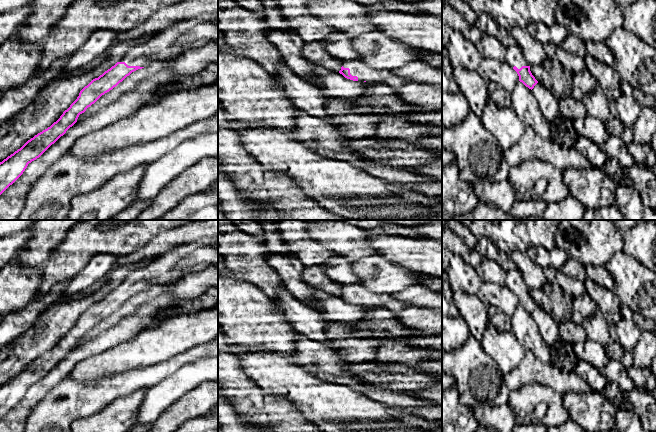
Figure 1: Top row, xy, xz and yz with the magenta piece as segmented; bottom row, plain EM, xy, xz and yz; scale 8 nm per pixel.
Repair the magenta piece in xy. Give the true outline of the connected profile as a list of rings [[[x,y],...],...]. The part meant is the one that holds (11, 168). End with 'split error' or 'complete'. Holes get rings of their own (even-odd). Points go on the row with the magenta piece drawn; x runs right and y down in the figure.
[[[218,17],[205,22],[177,22],[132,47],[114,66],[85,86],[56,122],[0,162],[0,195],[23,174],[29,163],[39,158],[77,122],[80,114],[132,72],[150,62],[179,58],[188,50],[217,41]]]; split error

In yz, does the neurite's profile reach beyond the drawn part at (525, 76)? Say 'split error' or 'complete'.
split error

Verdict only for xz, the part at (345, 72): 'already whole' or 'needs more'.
needs more

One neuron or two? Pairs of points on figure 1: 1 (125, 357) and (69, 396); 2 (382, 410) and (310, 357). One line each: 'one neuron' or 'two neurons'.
1: two neurons
2: two neurons

